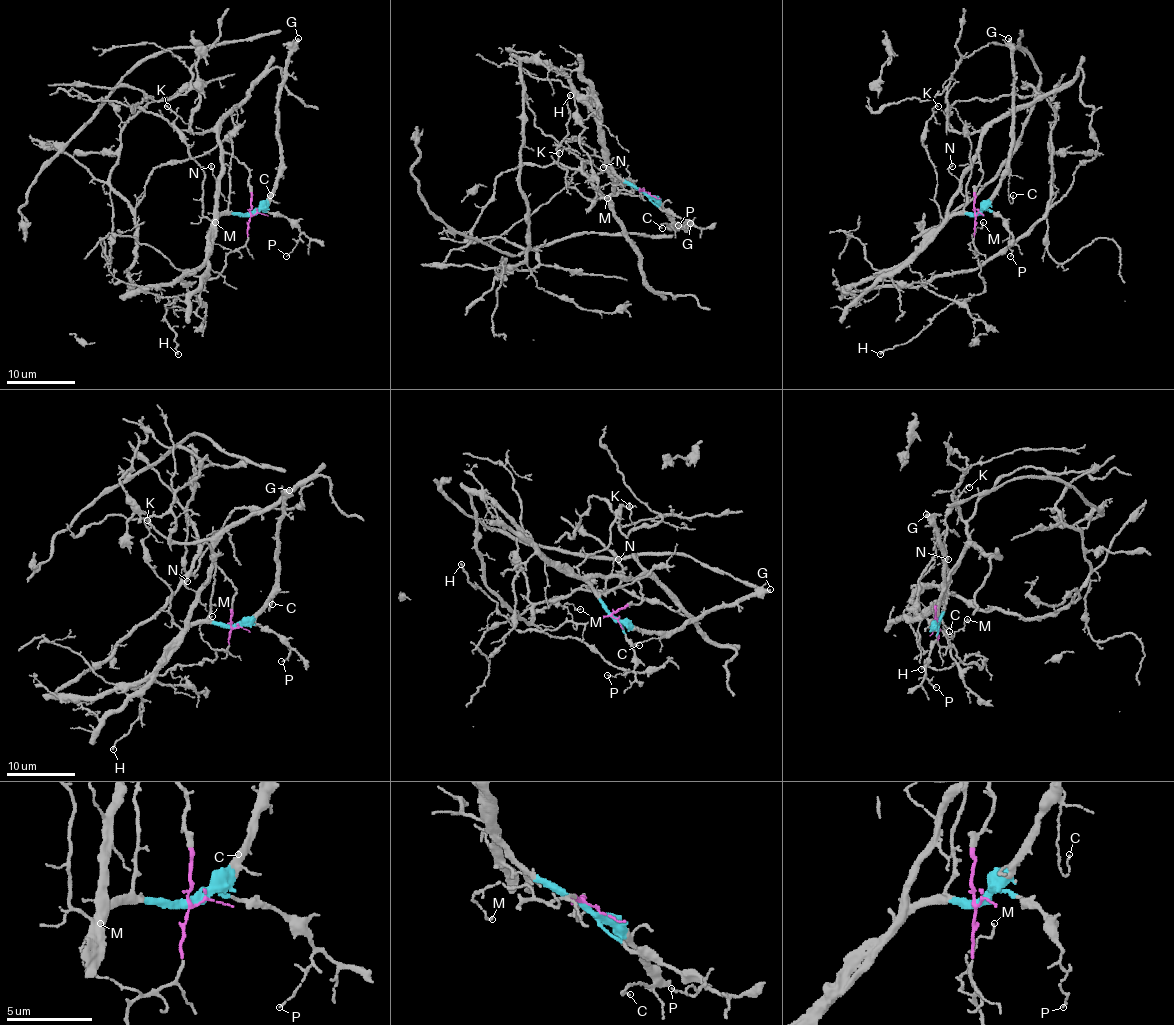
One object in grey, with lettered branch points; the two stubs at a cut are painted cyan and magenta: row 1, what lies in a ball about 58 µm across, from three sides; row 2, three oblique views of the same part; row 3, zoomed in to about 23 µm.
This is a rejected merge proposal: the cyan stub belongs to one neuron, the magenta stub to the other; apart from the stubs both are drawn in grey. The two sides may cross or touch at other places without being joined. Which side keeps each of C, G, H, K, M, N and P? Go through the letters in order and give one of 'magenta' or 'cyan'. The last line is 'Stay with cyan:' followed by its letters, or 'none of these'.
C: cyan
G: cyan
H: magenta
K: cyan
M: magenta
N: magenta
P: cyan
Stay with cyan: C, G, K, P

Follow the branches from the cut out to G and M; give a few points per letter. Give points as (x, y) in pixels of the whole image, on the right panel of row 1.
G: (976, 215), (997, 189), (1005, 167), (1012, 129), (1014, 79), (1009, 38)
M: (976, 215), (973, 244), (976, 248), (971, 249), (968, 244), (983, 222)

